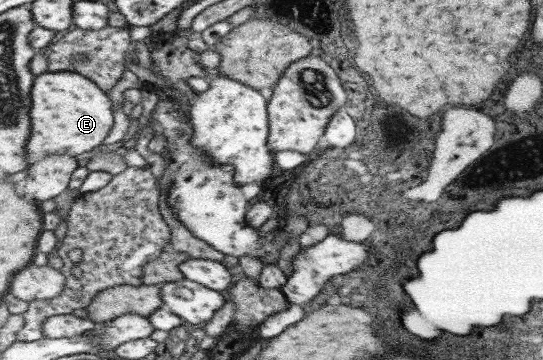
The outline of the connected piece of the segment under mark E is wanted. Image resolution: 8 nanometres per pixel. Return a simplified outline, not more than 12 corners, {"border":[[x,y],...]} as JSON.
{"border":[[46,71],[32,88],[28,163],[82,155],[114,127],[88,76]]}

